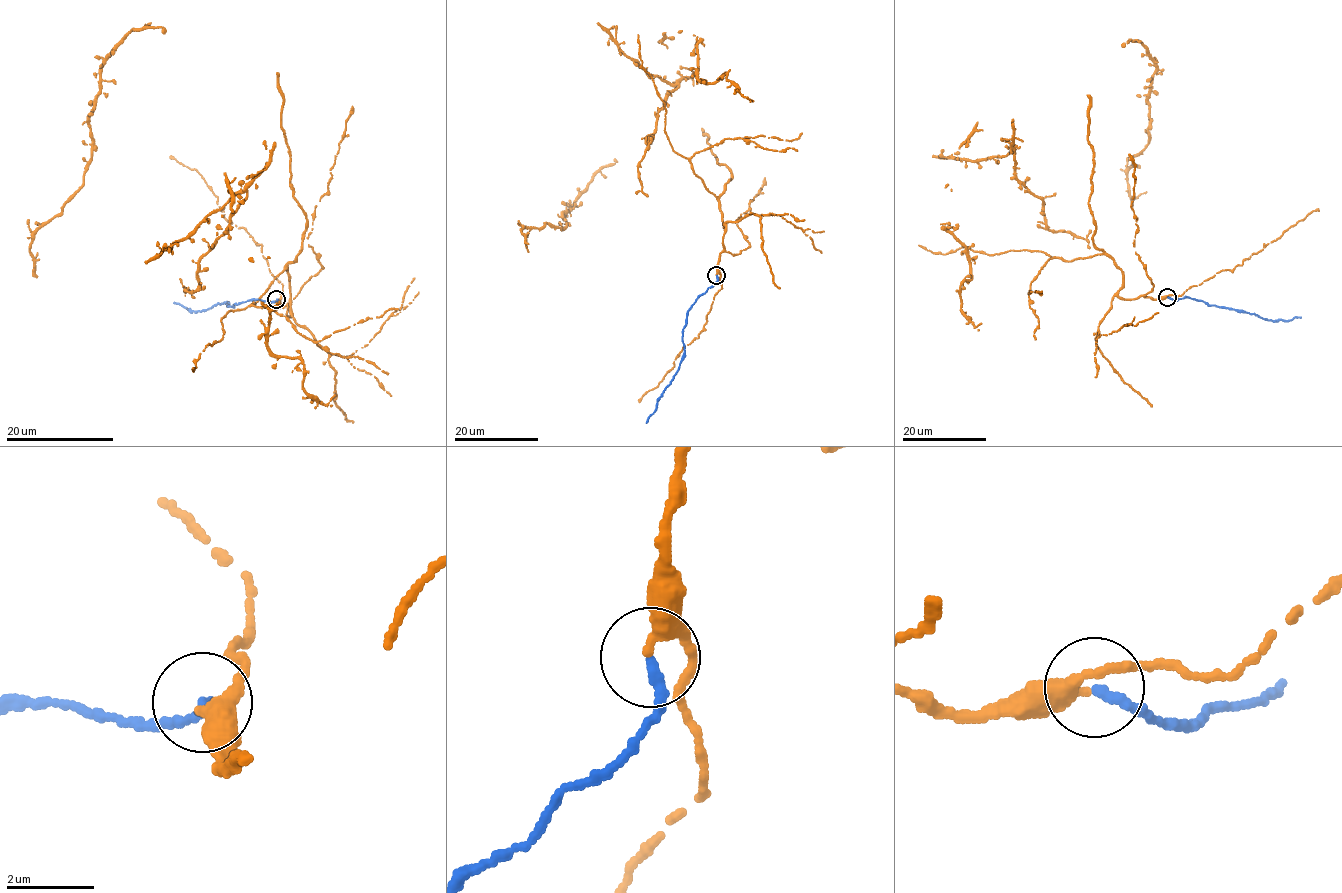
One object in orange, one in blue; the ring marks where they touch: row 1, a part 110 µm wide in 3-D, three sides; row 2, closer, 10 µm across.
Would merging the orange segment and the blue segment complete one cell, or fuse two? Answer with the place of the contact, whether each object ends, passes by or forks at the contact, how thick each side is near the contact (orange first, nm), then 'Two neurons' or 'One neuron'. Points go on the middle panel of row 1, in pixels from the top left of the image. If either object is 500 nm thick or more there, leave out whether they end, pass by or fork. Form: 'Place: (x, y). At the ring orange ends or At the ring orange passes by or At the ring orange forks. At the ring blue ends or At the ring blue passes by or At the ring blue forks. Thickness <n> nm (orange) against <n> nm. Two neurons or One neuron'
Place: (716, 275). At the ring orange passes by. At the ring blue ends. Thickness 260 nm (orange) against 260 nm. One neuron

